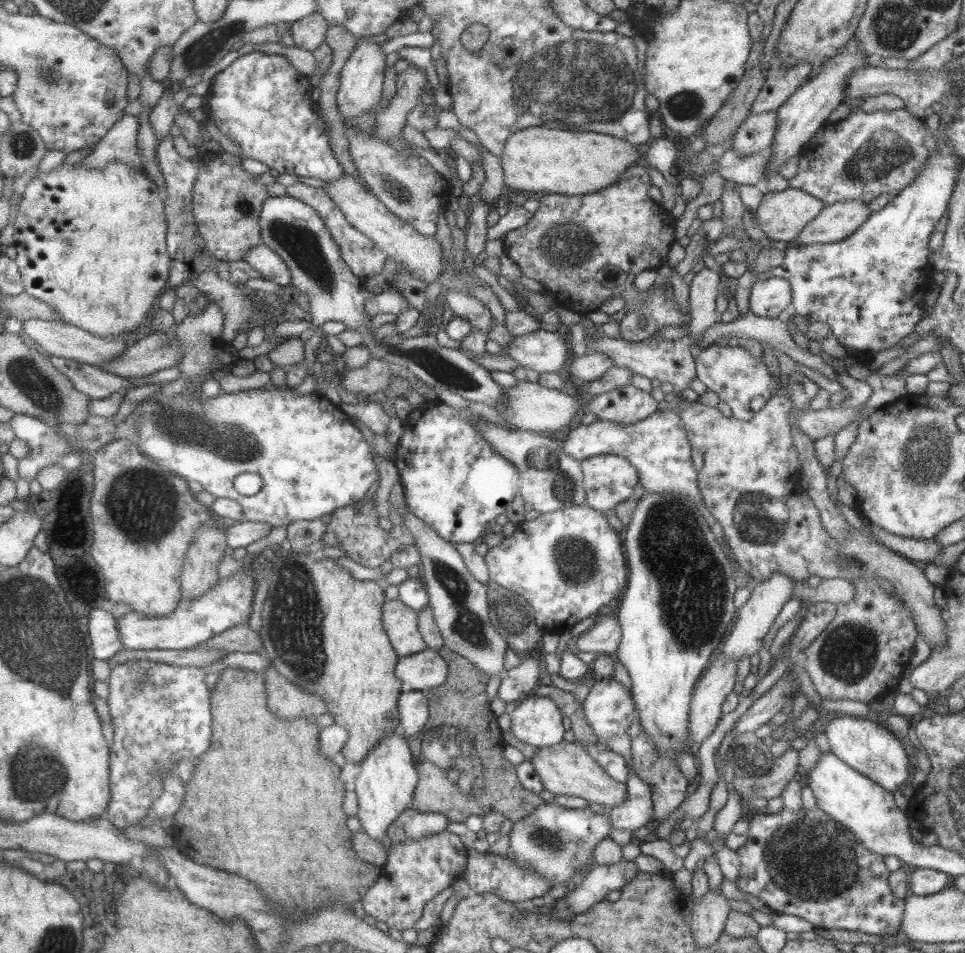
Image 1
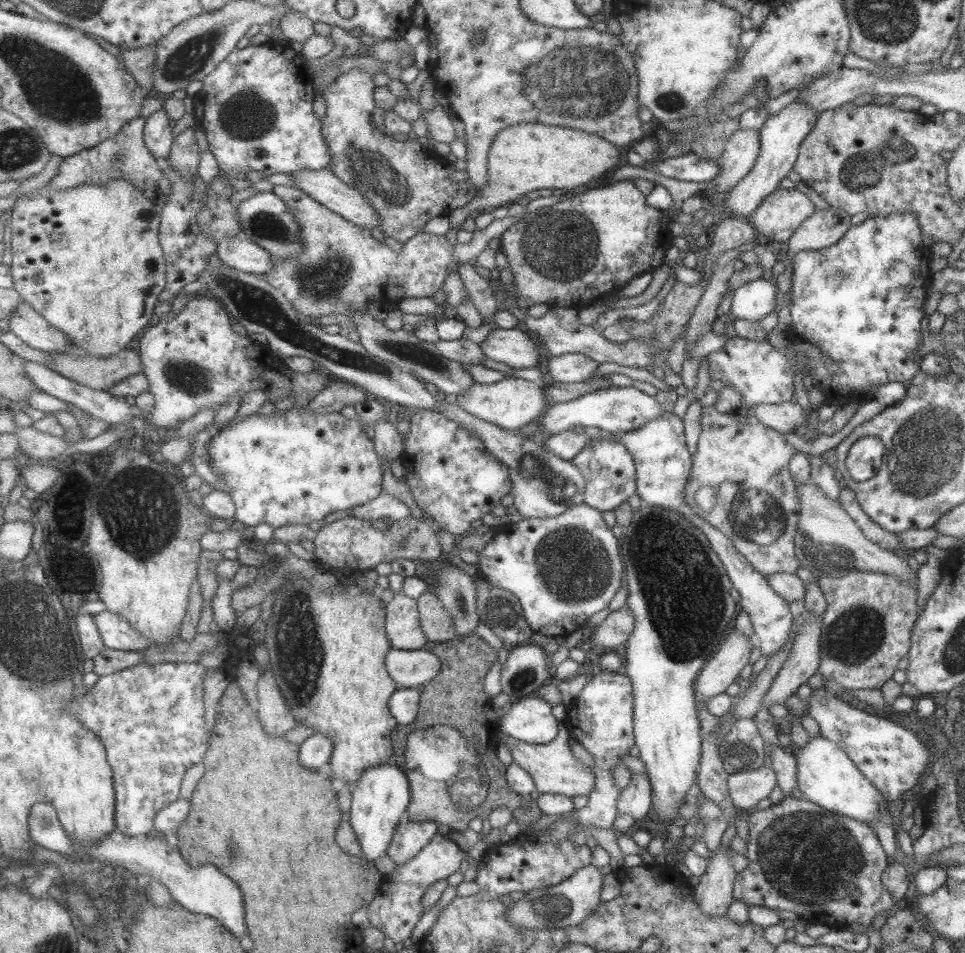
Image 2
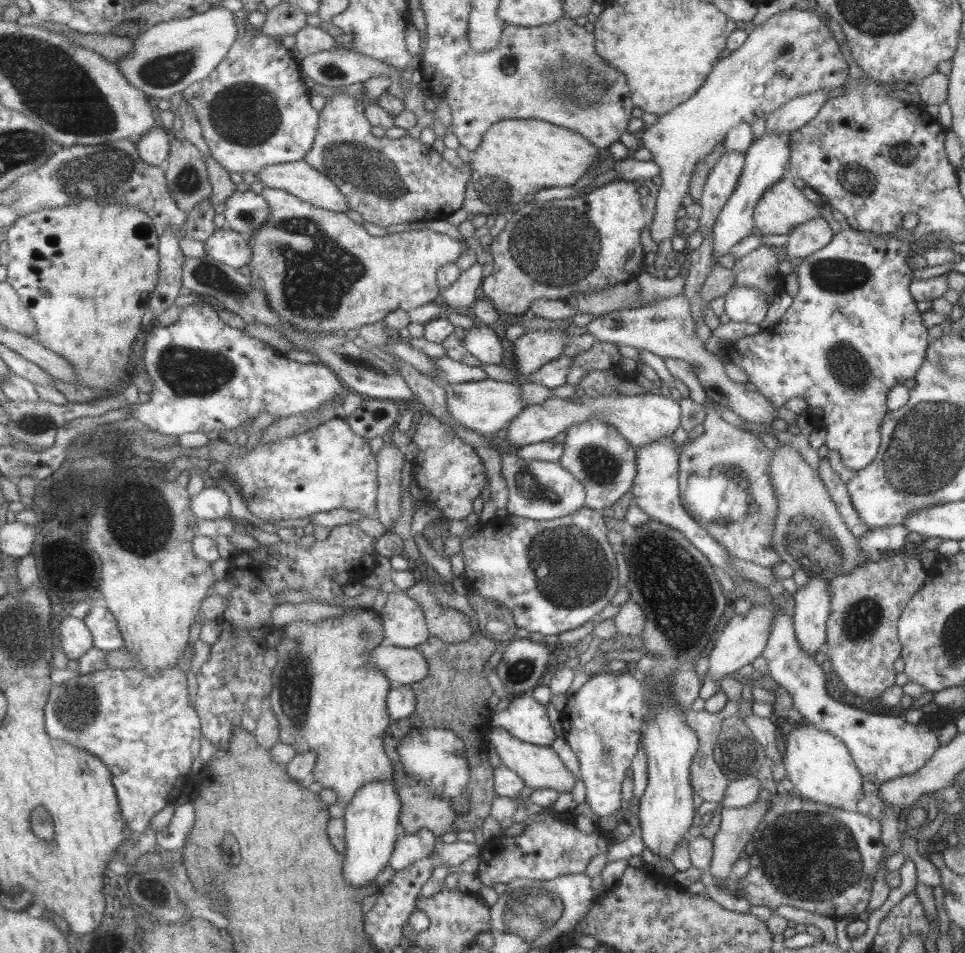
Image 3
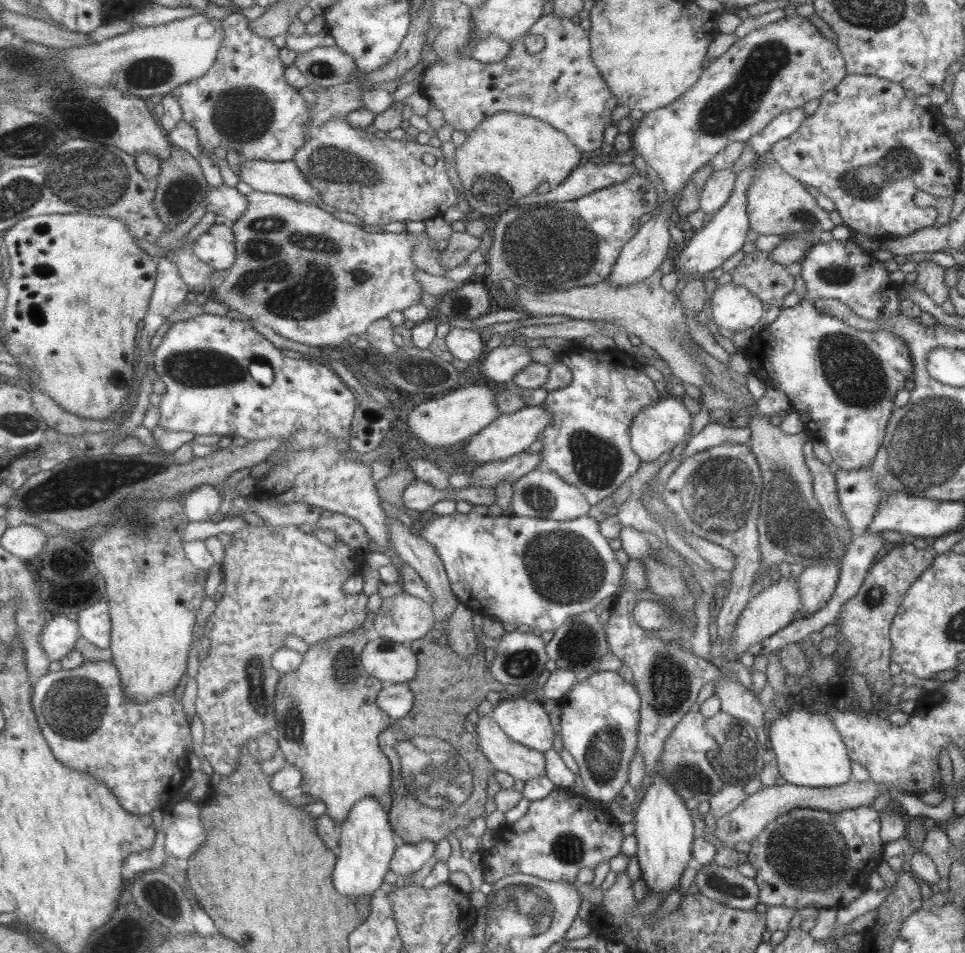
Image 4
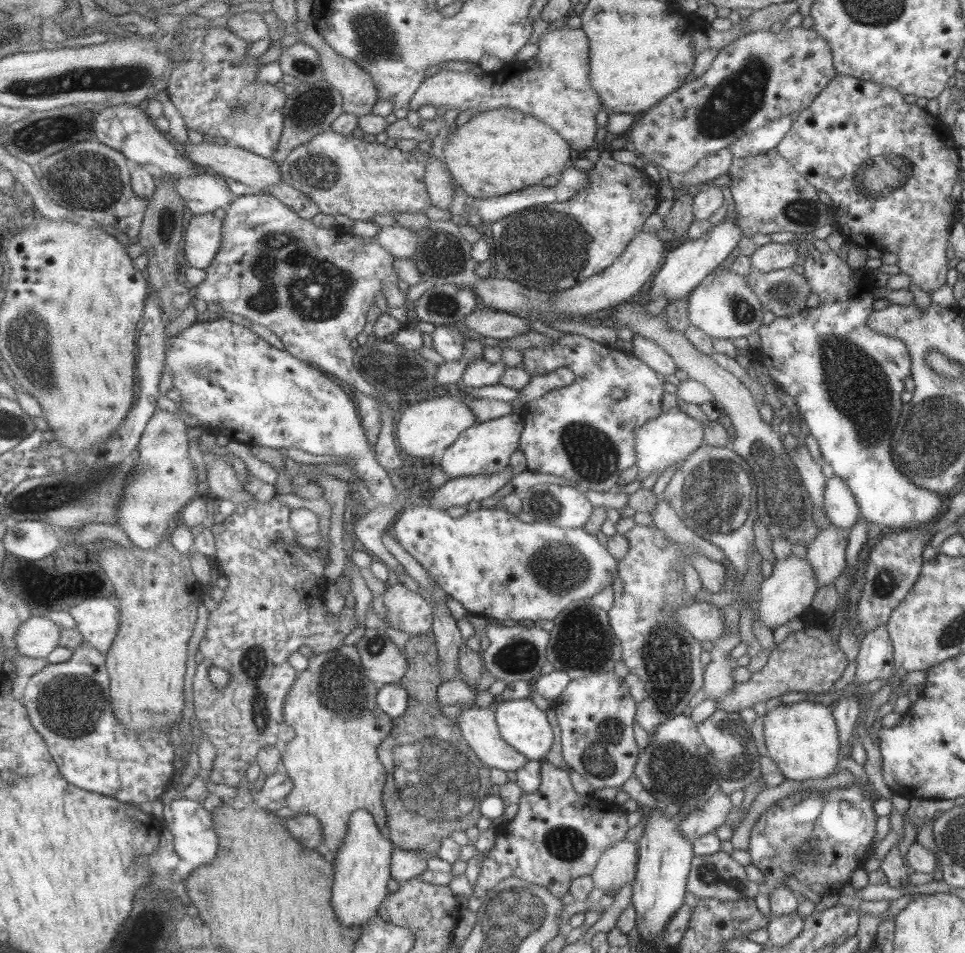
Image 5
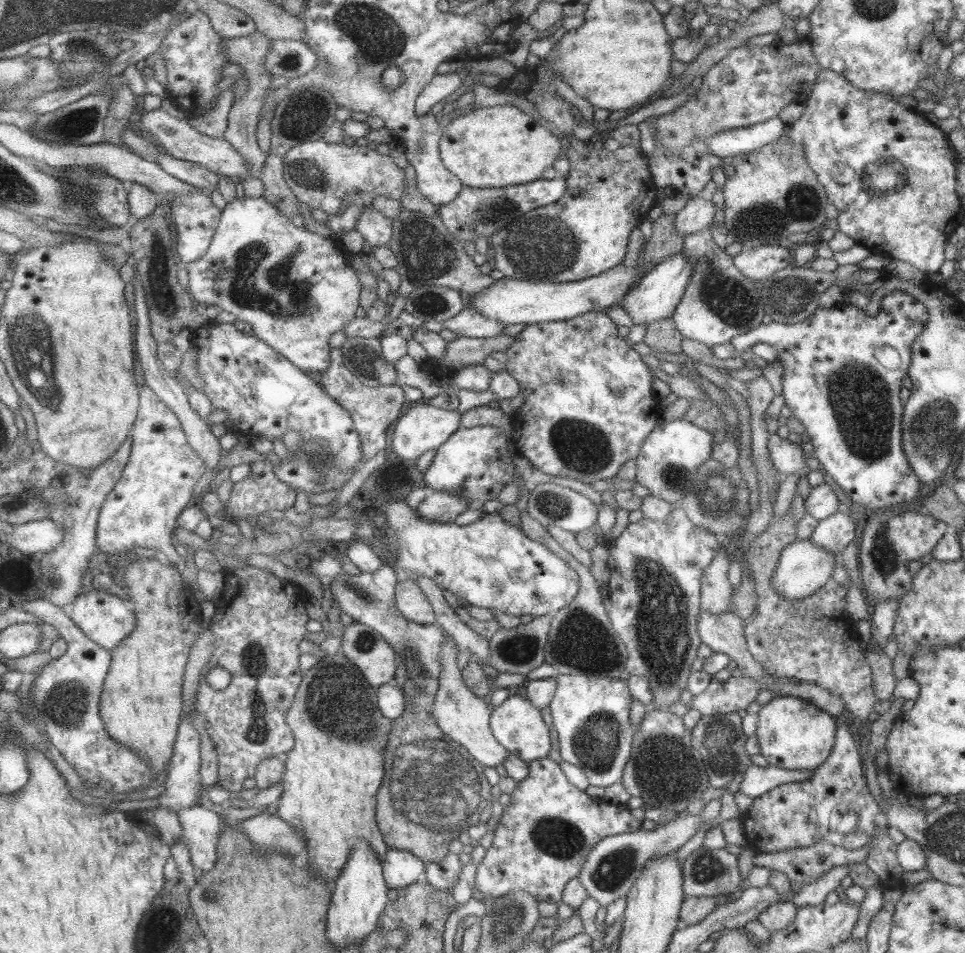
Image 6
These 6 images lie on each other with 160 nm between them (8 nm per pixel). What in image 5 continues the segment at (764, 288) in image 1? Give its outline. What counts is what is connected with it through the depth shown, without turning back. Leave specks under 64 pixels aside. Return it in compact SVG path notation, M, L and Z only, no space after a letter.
M715 268L688 294L687 320L710 338L733 339L753 334L762 324L764 308L742 276Z

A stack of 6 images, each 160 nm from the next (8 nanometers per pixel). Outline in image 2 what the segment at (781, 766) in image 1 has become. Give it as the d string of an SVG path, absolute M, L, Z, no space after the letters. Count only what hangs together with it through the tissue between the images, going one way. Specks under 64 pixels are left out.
M761 766L752 771L728 774L728 795L737 809L747 810L767 797L776 784L775 771Z

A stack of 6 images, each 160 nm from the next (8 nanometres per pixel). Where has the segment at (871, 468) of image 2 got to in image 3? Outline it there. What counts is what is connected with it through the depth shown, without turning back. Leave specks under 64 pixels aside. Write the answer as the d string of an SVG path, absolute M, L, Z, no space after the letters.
M843 225L825 246L812 252L805 259L795 261L794 271L797 274L798 291L778 323L751 336L739 338L735 343L726 345L723 350L725 358L743 368L748 377L748 383L751 384L752 388L756 386L759 392L775 408L778 409L783 406L784 402L789 398L793 398L793 396L802 397L807 403L805 411L810 426L813 429L825 430L824 445L829 451L837 452L840 456L840 462L851 471L859 470L868 465L877 454L880 445L880 424L885 414L888 413L887 408L885 408L887 393L892 386L902 384L906 378L914 378L918 368L924 361L924 354L929 344L927 342L927 327L921 323L921 312L917 311L917 307L915 307L916 300L910 297L908 291L913 273L913 270L907 267L907 262L912 255L912 253L908 254L911 252L909 243L895 240L897 239L895 237L893 239L876 239L875 237L868 239L859 231L861 230L855 231L855 229Z

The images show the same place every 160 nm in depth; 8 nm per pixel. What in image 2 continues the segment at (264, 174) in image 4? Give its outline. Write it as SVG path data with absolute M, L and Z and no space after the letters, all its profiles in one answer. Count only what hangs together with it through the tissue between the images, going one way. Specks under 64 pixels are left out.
M299 170L290 174L293 184L314 202L341 216L355 226L378 228L377 213L353 187L339 181L331 170Z

